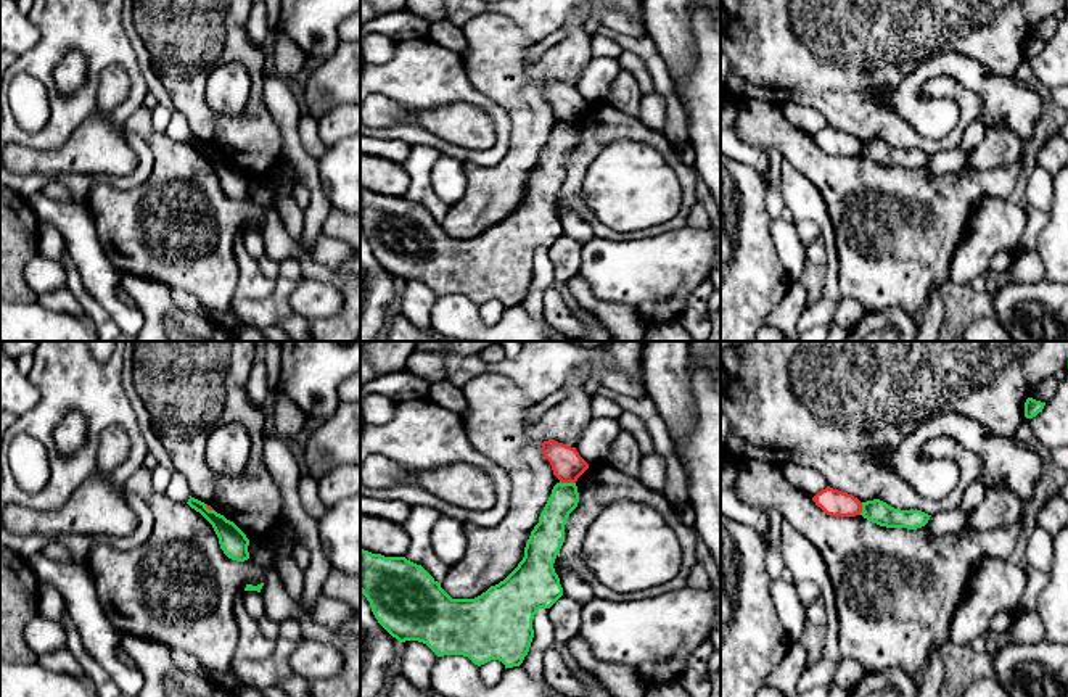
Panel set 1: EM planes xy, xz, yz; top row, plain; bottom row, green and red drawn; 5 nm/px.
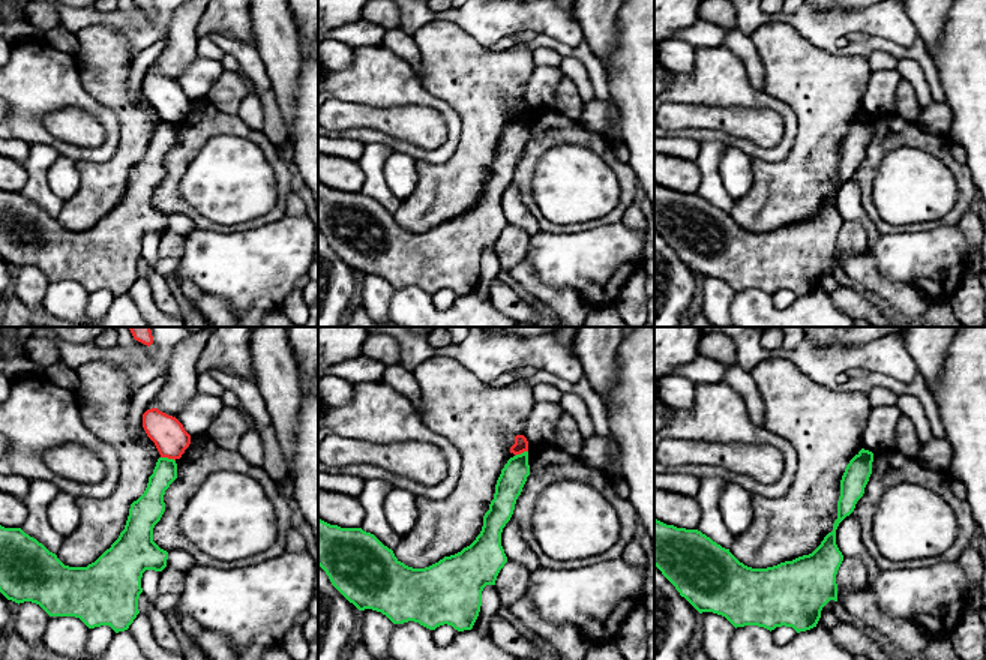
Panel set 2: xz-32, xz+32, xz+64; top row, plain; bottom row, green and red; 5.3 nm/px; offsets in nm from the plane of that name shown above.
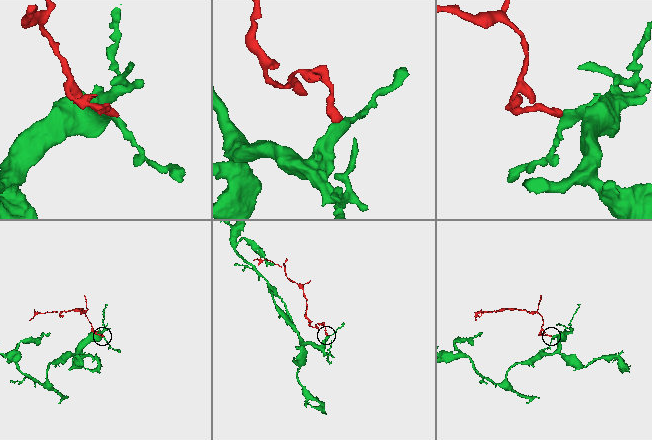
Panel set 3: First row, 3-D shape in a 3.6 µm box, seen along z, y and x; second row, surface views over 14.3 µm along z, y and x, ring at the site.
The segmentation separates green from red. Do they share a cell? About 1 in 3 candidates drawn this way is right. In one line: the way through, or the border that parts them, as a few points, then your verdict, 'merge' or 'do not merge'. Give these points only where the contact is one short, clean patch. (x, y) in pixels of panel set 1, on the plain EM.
border xz (560, 119), (575, 123); do not merge

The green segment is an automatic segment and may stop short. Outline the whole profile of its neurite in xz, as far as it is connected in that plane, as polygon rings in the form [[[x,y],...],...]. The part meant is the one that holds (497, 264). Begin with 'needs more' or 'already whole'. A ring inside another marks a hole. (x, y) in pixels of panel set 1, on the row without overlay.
already whole; [[[557,122],[531,171],[524,196],[499,224],[474,238],[452,238],[421,204],[405,196],[384,196],[360,188],[360,232],[370,241],[378,262],[399,282],[418,280],[437,296],[463,295],[481,306],[499,299],[505,307],[520,306],[529,291],[534,269],[532,259],[539,248],[550,248],[563,227],[553,203],[565,182],[565,164],[577,146],[576,122]]]

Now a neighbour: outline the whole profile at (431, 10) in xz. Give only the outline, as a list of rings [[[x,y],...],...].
[[[407,0],[405,8],[429,23],[437,23],[446,18],[444,0]]]

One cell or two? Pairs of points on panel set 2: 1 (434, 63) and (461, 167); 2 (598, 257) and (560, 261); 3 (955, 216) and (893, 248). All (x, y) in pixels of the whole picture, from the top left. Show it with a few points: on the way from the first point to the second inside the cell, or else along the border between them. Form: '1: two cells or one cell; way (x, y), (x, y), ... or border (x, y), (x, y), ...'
1: one cell; way (458, 89), (471, 102), (471, 141)
2: one cell; way (589, 261), (569, 261)
3: two cells; border (956, 225), (940, 225), (931, 230), (892, 234)

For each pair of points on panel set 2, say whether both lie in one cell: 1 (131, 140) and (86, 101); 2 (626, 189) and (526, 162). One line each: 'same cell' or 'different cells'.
1: different cells
2: same cell

